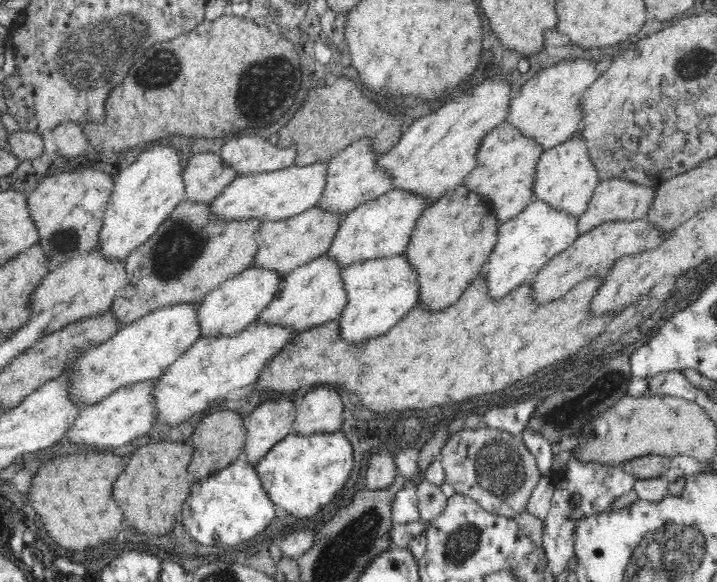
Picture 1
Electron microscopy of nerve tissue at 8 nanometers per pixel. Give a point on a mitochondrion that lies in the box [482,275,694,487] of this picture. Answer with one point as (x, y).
(562, 418)

